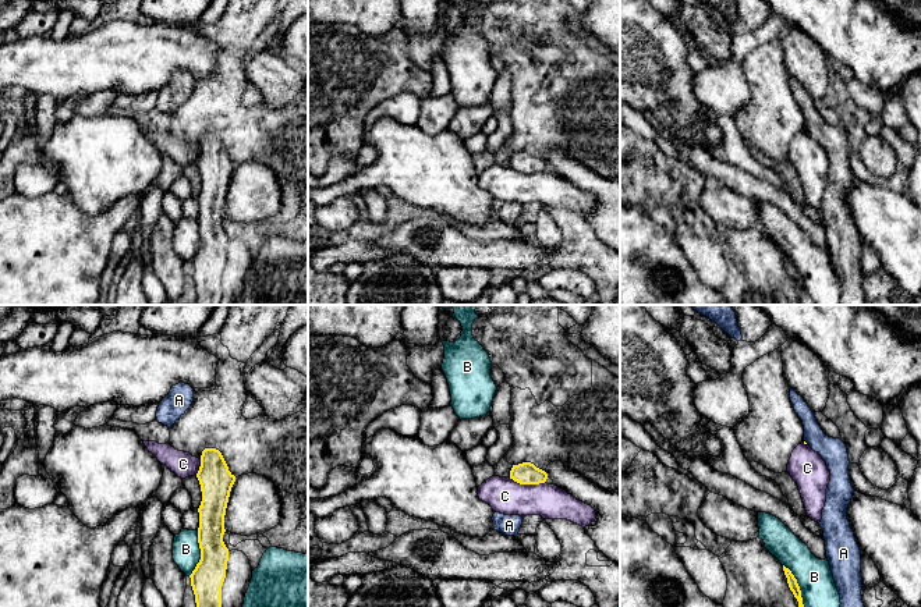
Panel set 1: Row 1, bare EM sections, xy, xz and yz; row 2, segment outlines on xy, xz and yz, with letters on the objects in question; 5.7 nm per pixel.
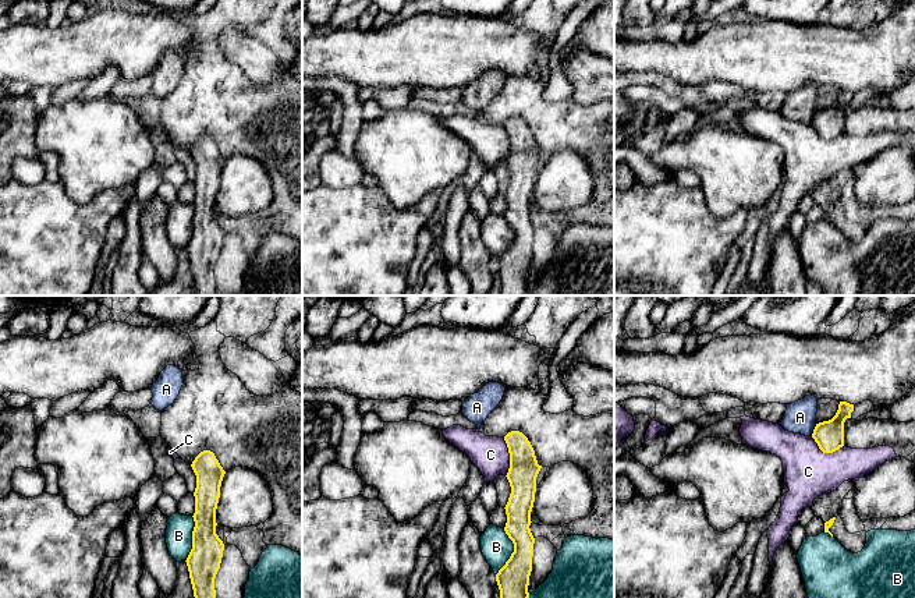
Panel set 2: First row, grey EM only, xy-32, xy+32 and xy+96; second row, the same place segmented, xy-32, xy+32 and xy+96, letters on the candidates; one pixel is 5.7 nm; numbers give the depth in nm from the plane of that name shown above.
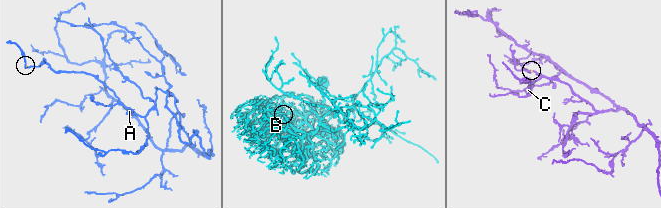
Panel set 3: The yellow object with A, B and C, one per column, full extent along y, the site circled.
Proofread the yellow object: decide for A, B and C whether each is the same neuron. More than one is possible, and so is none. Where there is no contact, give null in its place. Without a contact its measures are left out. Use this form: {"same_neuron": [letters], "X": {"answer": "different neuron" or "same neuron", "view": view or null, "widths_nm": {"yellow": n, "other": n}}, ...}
{"same_neuron": [], "A": {"answer": "different neuron", "view": null}, "B": {"answer": "different neuron", "view": "xy", "widths_nm": {"yellow": 190, "other": 160}}, "C": {"answer": "different neuron", "view": "xz", "widths_nm": {"yellow": 130, "other": 200}}}

